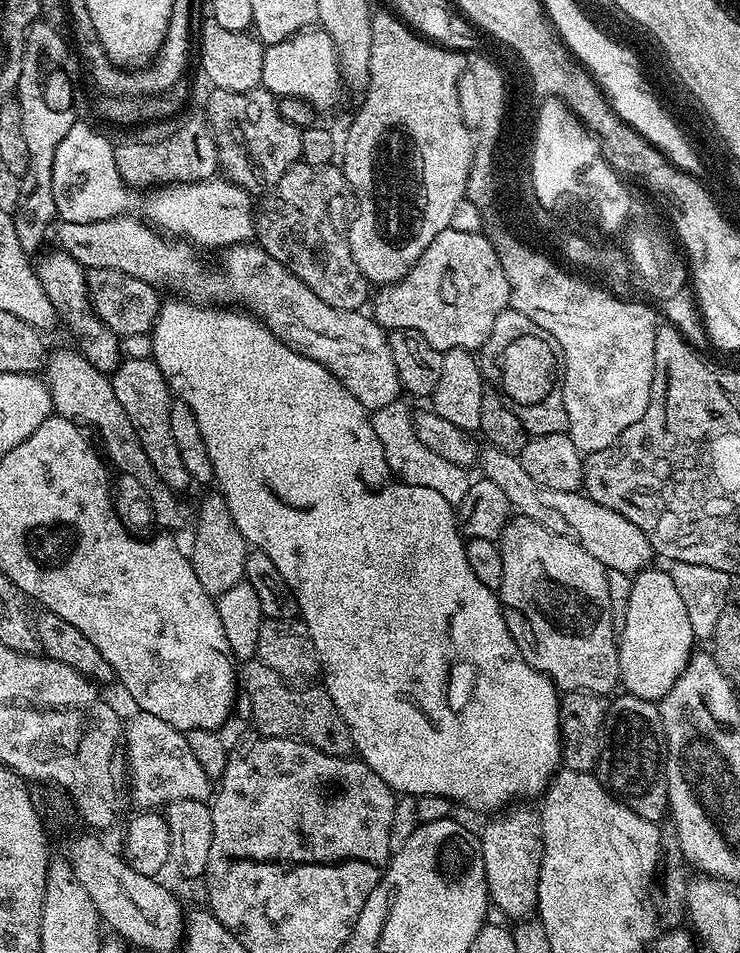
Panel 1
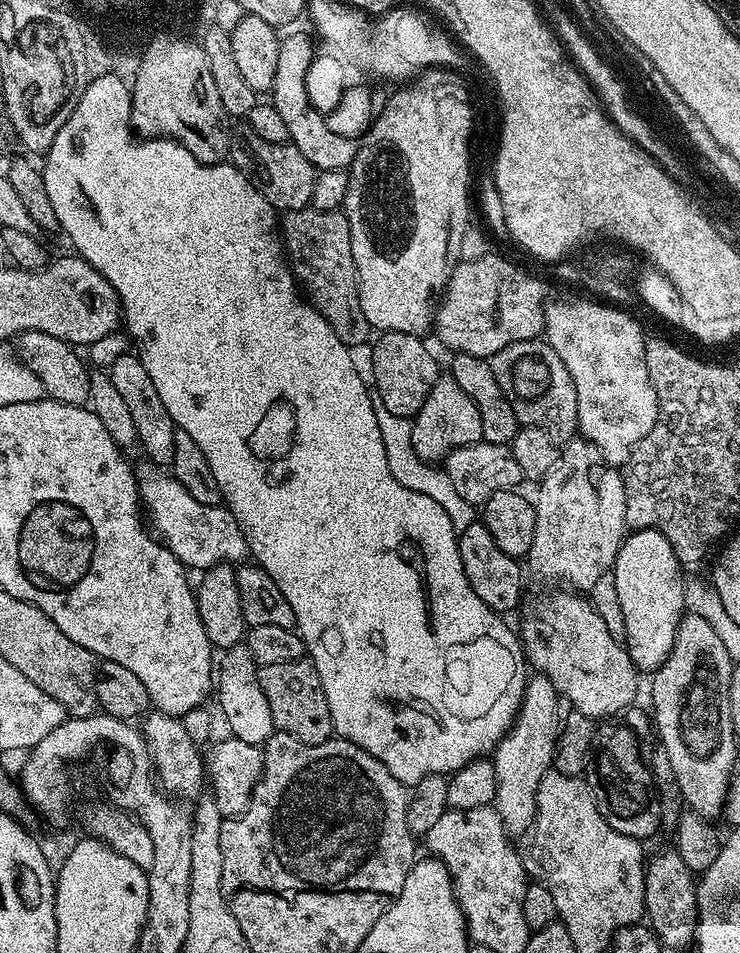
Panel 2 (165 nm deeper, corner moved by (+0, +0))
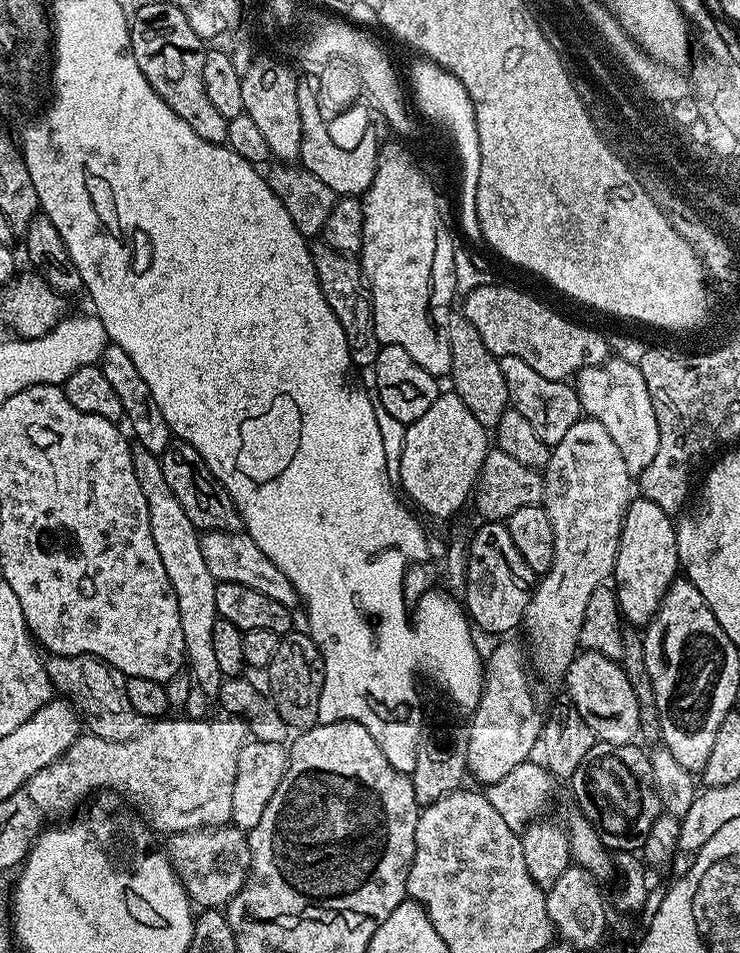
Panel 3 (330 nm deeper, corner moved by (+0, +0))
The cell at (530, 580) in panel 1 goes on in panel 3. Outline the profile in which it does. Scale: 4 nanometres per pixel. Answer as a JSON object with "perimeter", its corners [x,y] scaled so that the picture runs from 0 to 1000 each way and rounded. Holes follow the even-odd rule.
{"perimeter":[[[785,683],[770,695],[759,718],[768,721],[772,742],[778,743],[786,753],[792,753],[792,762],[803,766],[807,778],[818,781],[851,781],[864,773],[862,733],[834,694],[807,684]]]}

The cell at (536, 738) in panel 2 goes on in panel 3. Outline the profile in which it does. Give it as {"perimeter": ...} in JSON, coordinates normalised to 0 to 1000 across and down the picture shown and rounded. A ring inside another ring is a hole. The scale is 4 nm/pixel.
{"perimeter":[[[785,439],[776,443],[776,447],[770,447],[770,451],[765,451],[759,464],[745,467],[741,476],[741,487],[732,492],[735,502],[735,523],[732,532],[738,535],[738,539],[743,544],[743,552],[749,556],[749,586],[746,592],[741,595],[739,600],[728,605],[727,612],[723,614],[716,632],[711,636],[711,644],[708,645],[708,654],[705,663],[714,666],[714,676],[711,675],[711,688],[716,694],[716,701],[726,710],[731,709],[735,714],[761,715],[764,707],[768,705],[770,695],[777,693],[784,680],[784,662],[786,661],[786,648],[792,648],[792,632],[797,632],[797,623],[803,623],[803,619],[808,619],[818,612],[816,609],[828,603],[832,594],[832,578],[838,572],[838,557],[841,556],[841,548],[850,529],[857,524],[857,502],[846,493],[846,485],[841,485],[841,476],[835,476],[835,468],[830,468],[830,460],[824,460],[824,455],[819,455],[819,447],[814,447],[814,443],[799,439]]]}

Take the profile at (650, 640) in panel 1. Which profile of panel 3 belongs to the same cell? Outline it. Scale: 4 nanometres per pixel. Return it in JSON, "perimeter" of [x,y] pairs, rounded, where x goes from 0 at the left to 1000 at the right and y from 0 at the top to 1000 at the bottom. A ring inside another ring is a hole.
{"perimeter":[[[869,523],[855,524],[841,548],[830,597],[832,631],[839,647],[850,656],[874,657],[884,648],[900,619],[915,608],[918,596],[909,542],[900,535],[895,535],[895,531],[884,531],[884,527]]]}

